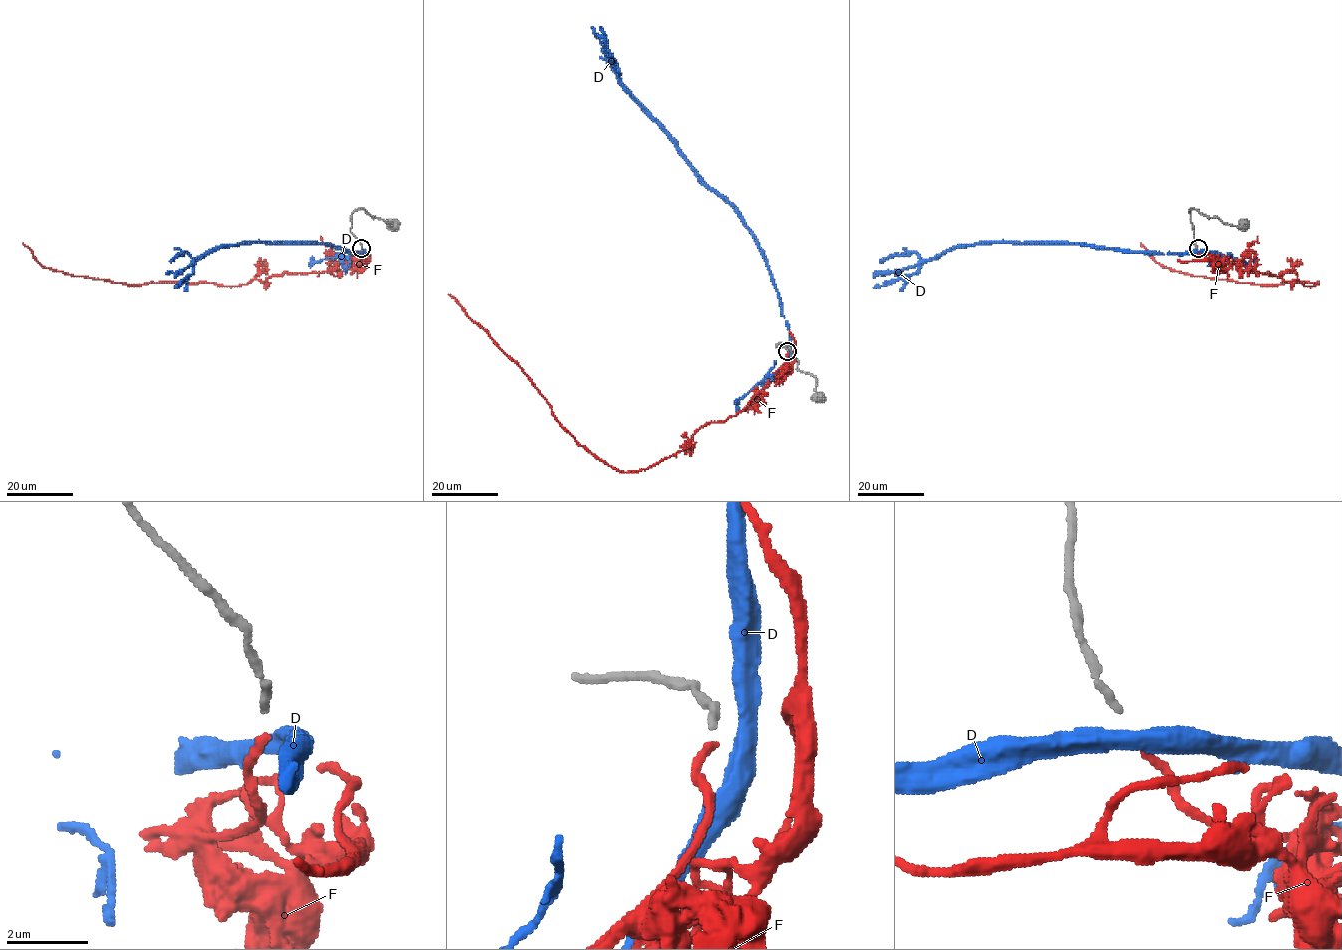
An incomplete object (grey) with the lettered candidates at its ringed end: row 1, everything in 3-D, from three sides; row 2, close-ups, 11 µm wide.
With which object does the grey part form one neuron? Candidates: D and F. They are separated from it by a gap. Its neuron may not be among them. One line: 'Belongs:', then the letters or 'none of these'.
Belongs: none of these

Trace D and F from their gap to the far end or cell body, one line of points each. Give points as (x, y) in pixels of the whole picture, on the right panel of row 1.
D: (1198, 250), (1163, 254), (1064, 243), (975, 243), (955, 246), (928, 259), (915, 273), (873, 287)
F: (1199, 250), (1241, 271), (1309, 286), (1318, 282), (1261, 284), (1191, 275), (1163, 267), (1140, 243)

